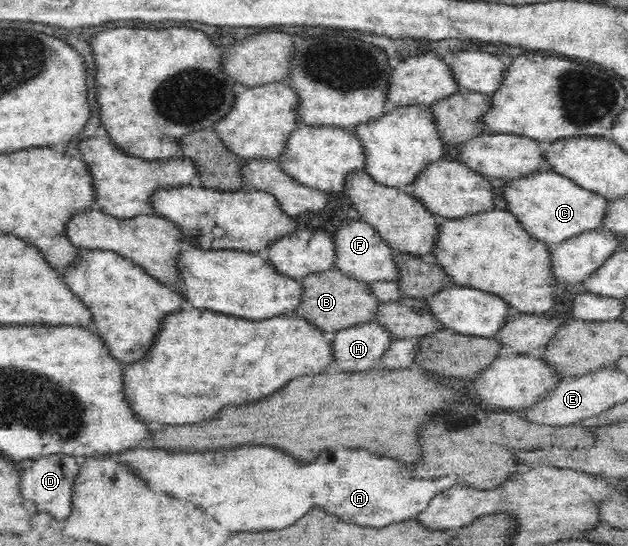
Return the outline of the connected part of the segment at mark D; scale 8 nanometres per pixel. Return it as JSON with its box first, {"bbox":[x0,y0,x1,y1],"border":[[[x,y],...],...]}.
{"bbox":[20,456,79,520],"border":[[[70,456],[40,457],[28,472],[22,474],[20,494],[38,506],[38,512],[48,512],[56,520],[66,520],[72,512],[72,486],[79,475],[79,466]]]}

